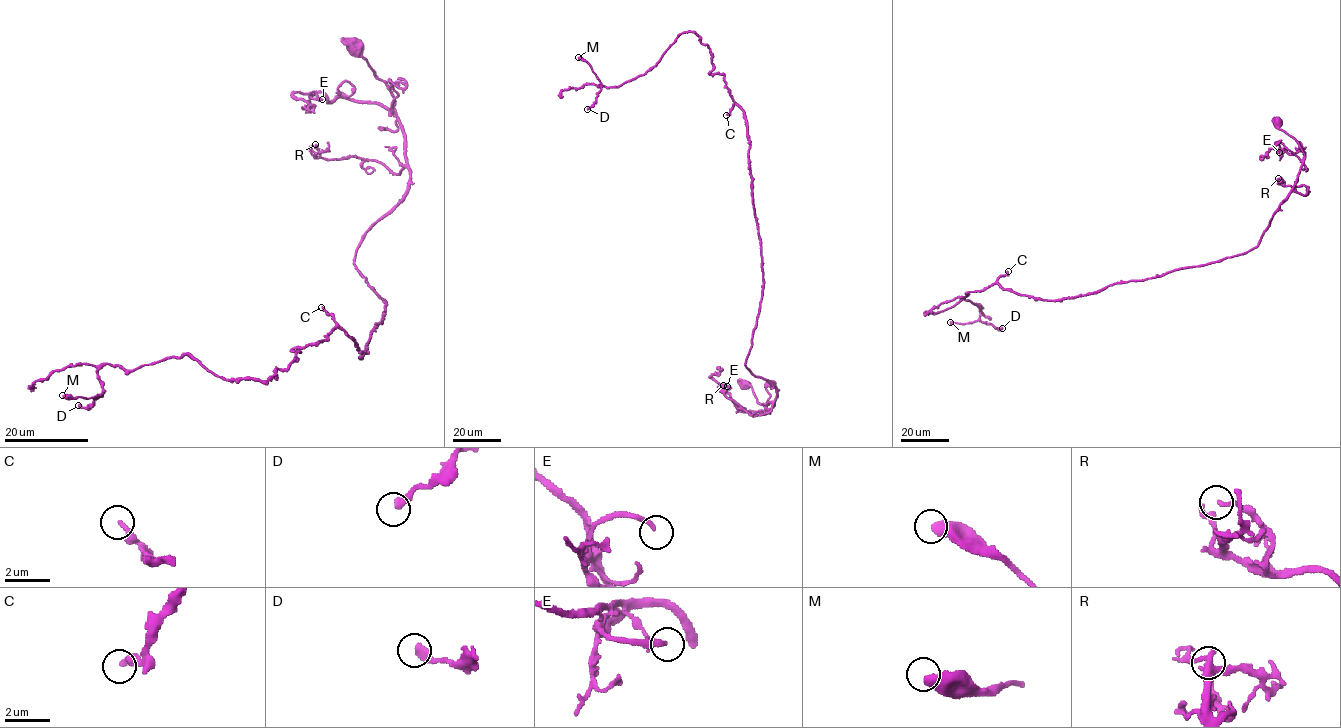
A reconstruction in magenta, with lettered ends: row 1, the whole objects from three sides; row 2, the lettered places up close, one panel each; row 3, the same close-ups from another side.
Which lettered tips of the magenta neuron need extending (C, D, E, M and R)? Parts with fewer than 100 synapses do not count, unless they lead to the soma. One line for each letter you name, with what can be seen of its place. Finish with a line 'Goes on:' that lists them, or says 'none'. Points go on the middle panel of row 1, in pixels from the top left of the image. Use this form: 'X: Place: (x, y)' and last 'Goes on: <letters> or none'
C: Place: (726, 115)
Goes on: C

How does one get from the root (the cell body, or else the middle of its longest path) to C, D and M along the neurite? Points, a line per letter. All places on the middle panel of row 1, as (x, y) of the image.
C: (746, 385), (773, 406), (777, 389), (745, 364), (762, 256), (747, 120), (735, 104), (726, 115)
D: (746, 385), (773, 406), (777, 389), (745, 364), (763, 287), (747, 120), (710, 48), (682, 32), (587, 109)
M: (746, 385), (773, 406), (777, 389), (745, 364), (763, 272), (744, 111), (694, 32), (616, 87), (578, 57)

